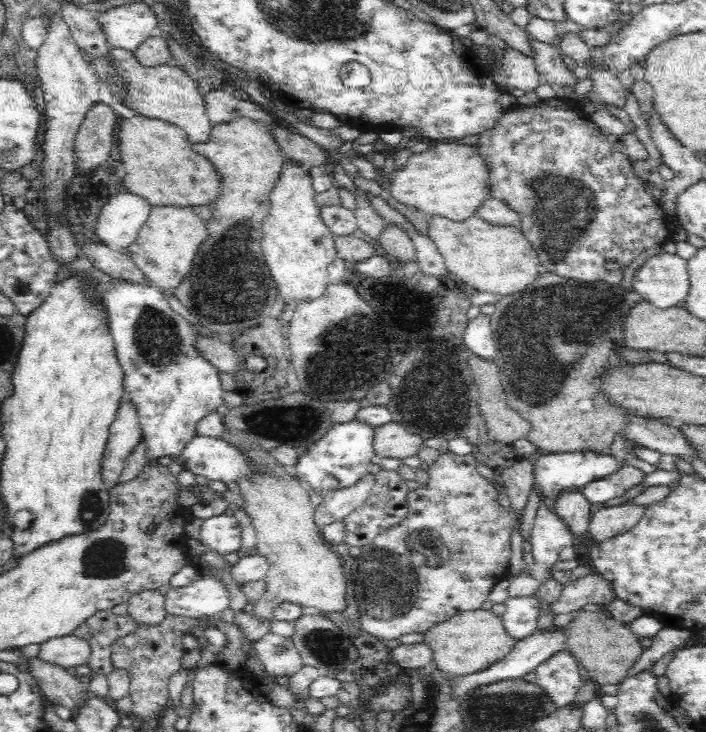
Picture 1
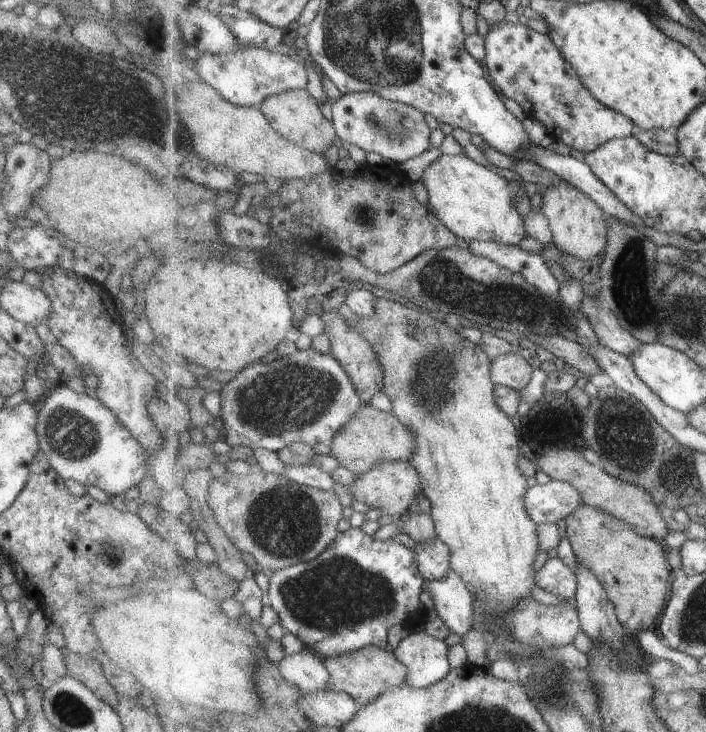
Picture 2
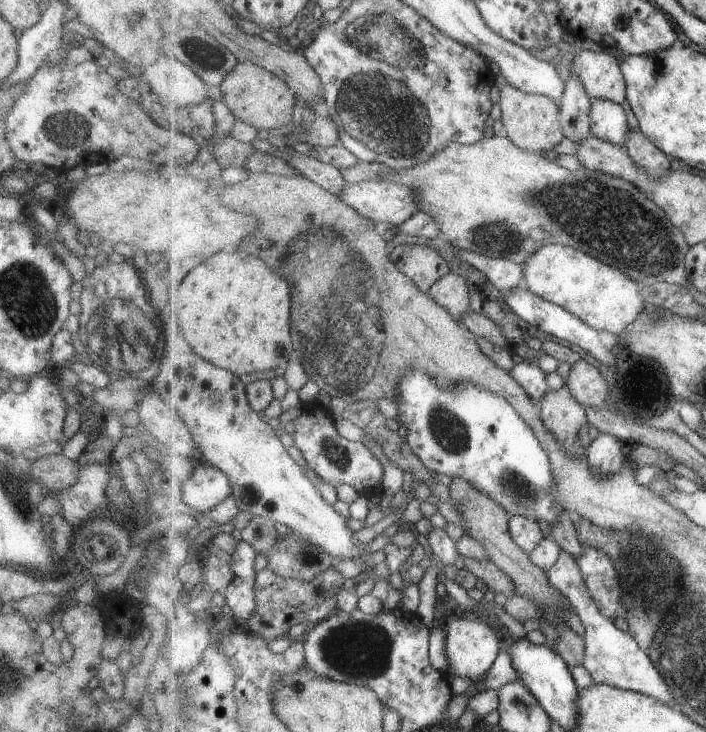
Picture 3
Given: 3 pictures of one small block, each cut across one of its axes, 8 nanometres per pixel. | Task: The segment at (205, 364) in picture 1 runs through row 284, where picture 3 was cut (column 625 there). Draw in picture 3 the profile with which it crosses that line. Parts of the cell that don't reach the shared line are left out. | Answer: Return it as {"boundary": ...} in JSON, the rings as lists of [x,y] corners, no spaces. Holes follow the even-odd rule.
{"boundary":[[[593,99],[590,119],[592,134],[627,150],[628,135],[631,128],[627,120],[627,112],[621,104],[607,99]]]}

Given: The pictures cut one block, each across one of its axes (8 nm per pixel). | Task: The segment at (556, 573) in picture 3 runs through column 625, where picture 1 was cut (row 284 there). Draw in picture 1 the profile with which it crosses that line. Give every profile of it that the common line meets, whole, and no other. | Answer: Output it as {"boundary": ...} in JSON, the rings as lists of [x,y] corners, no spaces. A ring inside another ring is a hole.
{"boundary":[[[677,253],[652,256],[638,268],[631,286],[656,308],[680,305],[689,290],[687,260]]]}

